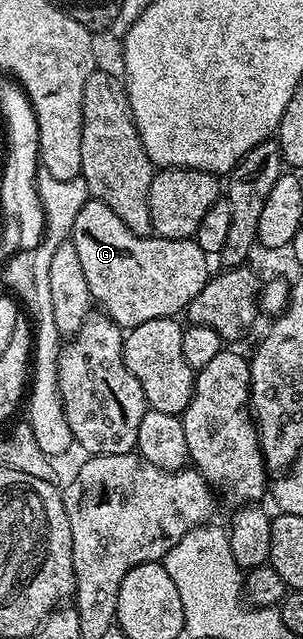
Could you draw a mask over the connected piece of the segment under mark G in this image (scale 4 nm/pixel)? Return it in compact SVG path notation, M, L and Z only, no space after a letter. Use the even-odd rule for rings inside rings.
M94 199L81 207L69 241L81 259L92 302L124 331L149 323L149 319L182 314L209 280L208 254L201 251L195 240L170 241L154 235L137 235L105 203Z

